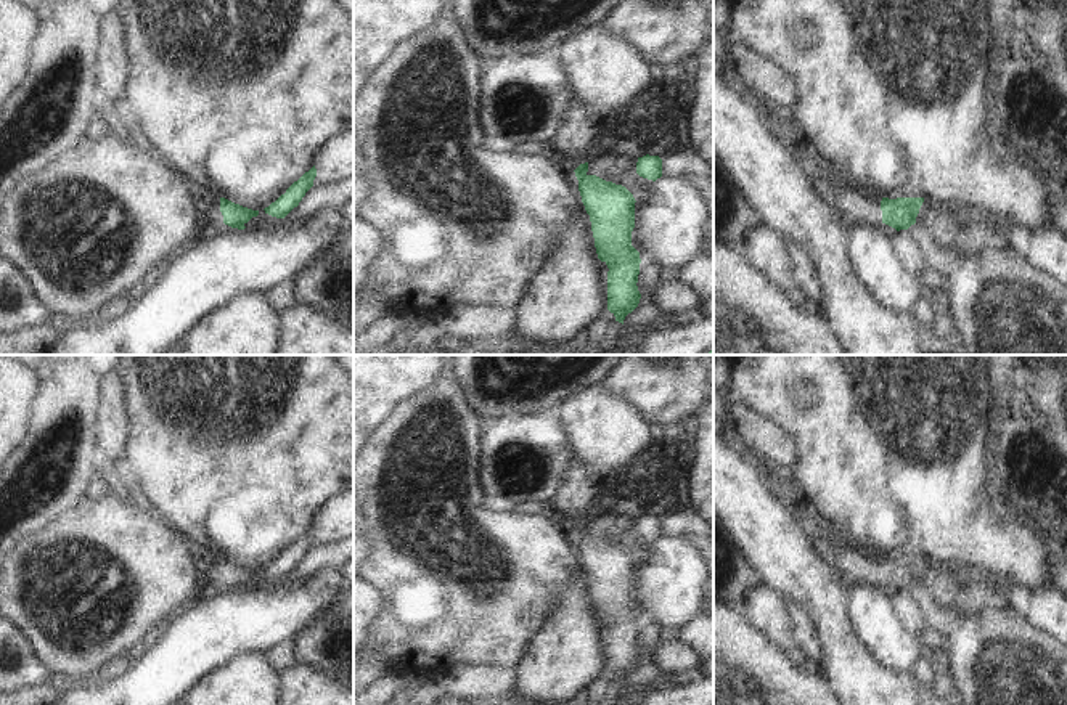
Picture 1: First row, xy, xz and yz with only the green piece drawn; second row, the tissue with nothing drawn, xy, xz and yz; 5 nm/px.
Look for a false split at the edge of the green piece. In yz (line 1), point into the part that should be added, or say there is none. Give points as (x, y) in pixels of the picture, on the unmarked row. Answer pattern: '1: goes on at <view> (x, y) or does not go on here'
1: goes on at yz (854, 566)

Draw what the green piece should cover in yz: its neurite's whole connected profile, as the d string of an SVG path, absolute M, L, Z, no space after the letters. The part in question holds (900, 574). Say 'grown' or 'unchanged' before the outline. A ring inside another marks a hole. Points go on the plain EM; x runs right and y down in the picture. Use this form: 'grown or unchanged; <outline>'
grown; M815 540L811 544L847 589L877 586L881 583L897 591L908 589L916 583L916 577L924 562L924 557L879 557L876 552L853 544L848 540L844 543Z

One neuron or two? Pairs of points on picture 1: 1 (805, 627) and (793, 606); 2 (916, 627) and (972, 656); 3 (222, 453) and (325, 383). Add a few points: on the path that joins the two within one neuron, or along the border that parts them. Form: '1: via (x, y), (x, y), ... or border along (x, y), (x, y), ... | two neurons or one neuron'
1: via (802, 622), (796, 611) | one neuron
2: border along (908, 591), (928, 625) | two neurons
3: via (248, 436), (280, 427), (299, 408) | one neuron

